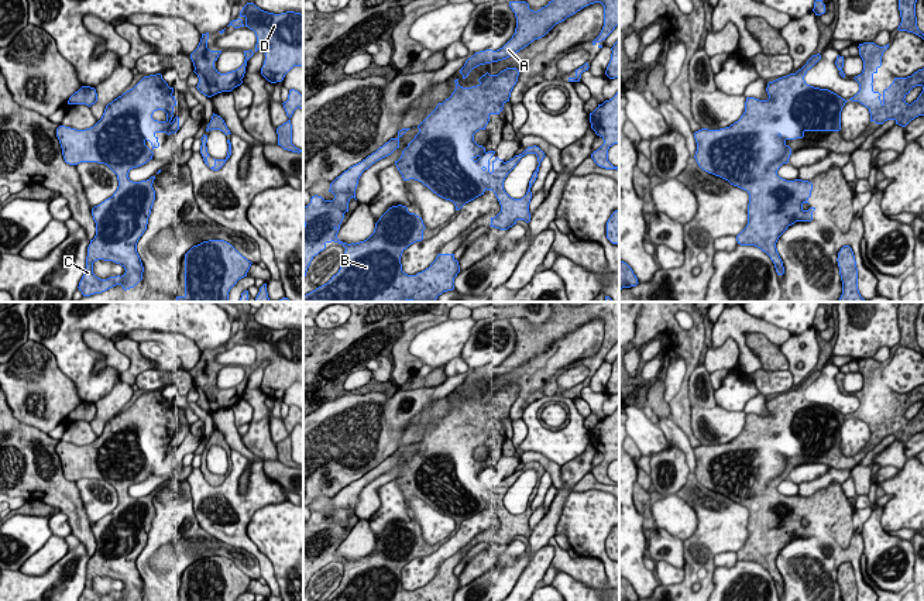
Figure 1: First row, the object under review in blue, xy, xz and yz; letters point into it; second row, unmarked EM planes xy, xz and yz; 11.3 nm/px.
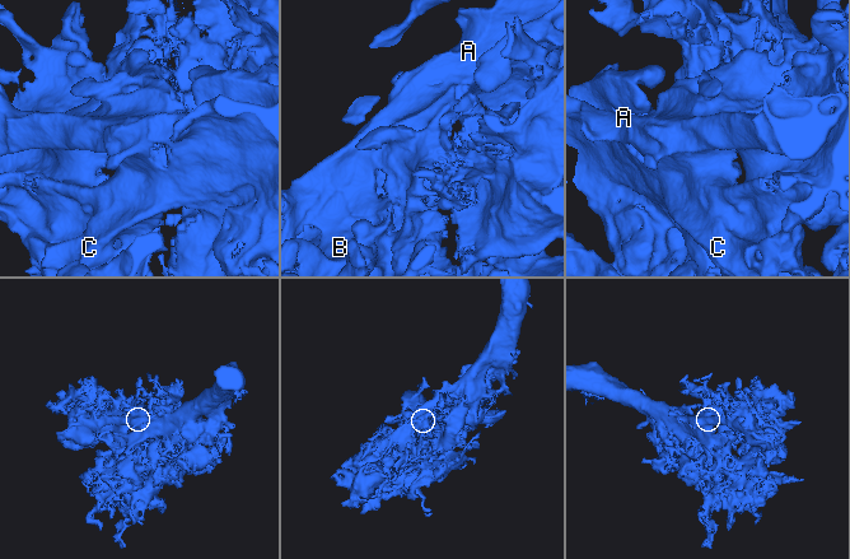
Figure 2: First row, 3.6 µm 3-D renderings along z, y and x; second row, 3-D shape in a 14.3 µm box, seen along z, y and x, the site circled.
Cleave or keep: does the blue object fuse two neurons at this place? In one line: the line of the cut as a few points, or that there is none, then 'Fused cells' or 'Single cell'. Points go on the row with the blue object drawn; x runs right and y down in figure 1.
No split. Single cell

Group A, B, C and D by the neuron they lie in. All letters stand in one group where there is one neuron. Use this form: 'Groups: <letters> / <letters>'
Groups: A B C D

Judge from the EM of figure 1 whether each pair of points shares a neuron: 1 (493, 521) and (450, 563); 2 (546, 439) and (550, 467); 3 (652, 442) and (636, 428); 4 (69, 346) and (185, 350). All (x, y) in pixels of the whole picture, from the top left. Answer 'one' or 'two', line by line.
1: two
2: two
3: one
4: two

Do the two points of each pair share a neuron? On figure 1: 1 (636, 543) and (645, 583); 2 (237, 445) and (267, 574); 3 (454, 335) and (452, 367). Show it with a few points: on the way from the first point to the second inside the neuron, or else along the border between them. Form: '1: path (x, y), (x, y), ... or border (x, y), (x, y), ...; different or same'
1: path (636, 553), (636, 573); same
2: border (232, 449), (248, 460); different
3: border (460, 354), (443, 366); different

